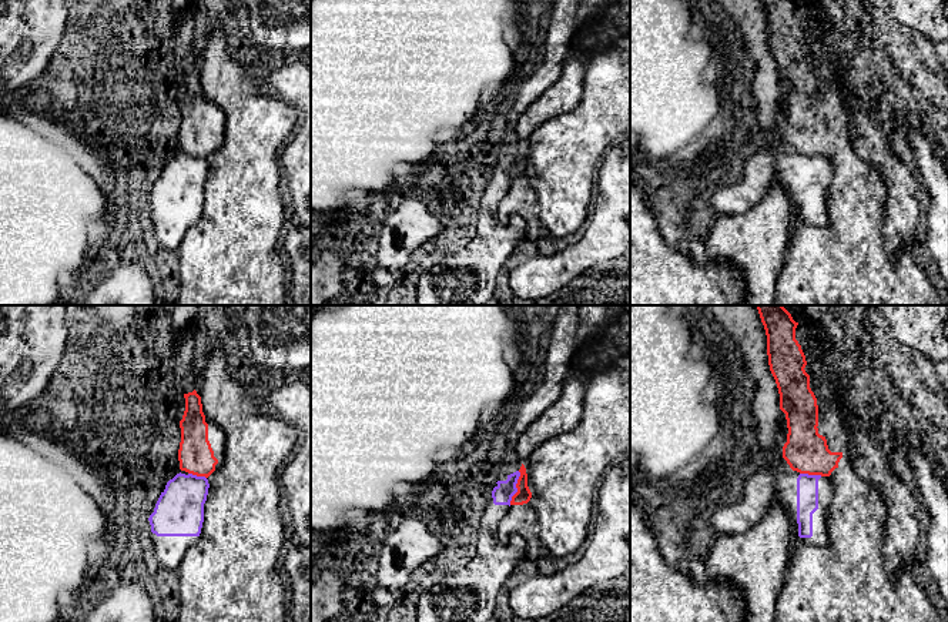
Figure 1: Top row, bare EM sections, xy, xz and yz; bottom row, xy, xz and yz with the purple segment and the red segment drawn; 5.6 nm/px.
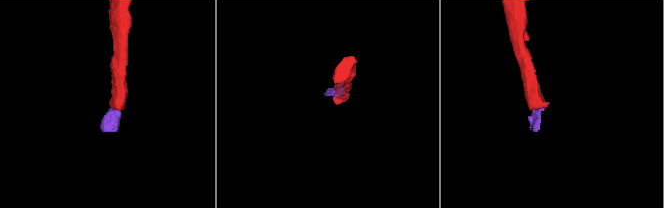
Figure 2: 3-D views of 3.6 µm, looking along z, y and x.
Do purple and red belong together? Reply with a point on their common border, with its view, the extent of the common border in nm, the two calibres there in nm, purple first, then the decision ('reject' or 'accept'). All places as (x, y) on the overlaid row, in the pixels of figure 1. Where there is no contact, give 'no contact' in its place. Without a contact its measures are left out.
meets purple in xz at (516, 488); contact 200 nm long; 120 nm thick on the purple side, 90 nm on the other; reject

